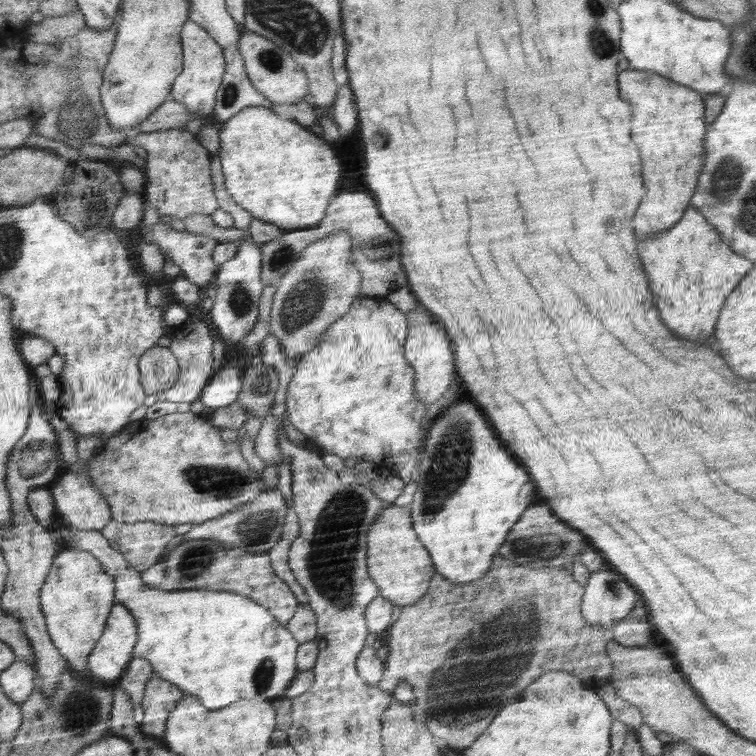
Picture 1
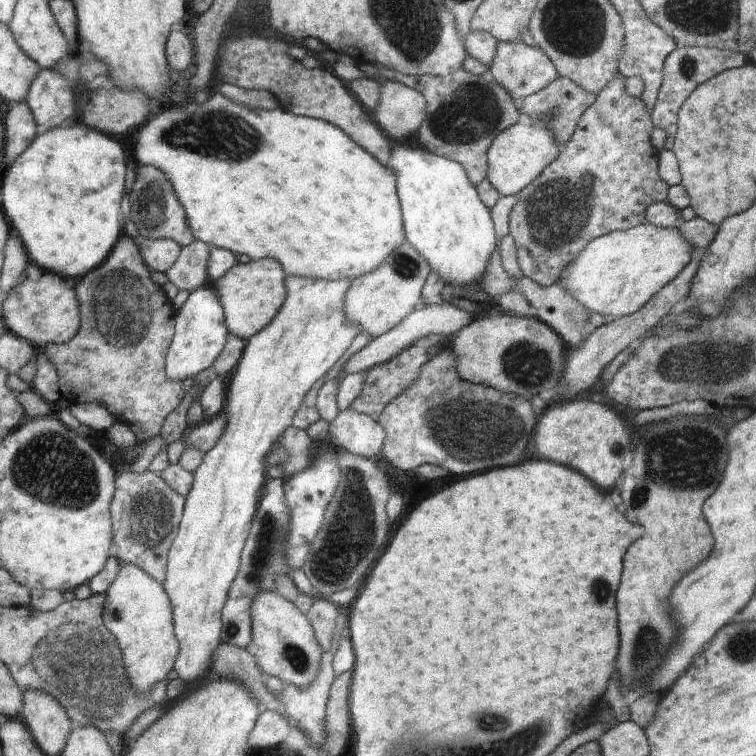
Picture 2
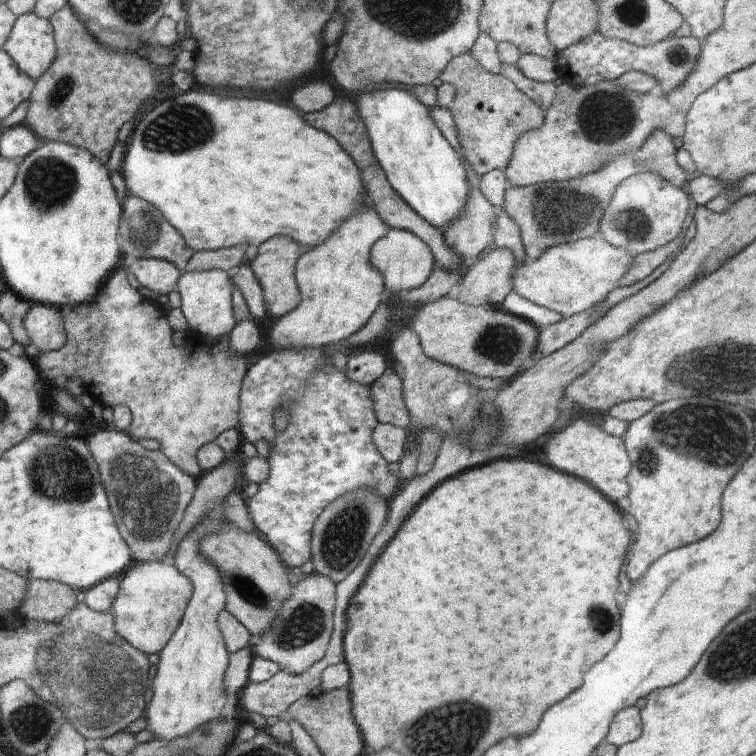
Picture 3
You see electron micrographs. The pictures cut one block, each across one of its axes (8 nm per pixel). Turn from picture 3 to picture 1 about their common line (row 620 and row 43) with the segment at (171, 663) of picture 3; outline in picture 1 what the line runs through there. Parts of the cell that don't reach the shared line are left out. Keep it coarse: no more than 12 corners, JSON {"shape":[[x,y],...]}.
{"shape":[[197,22],[182,30],[183,73],[170,99],[206,118],[224,76],[222,47]]}

